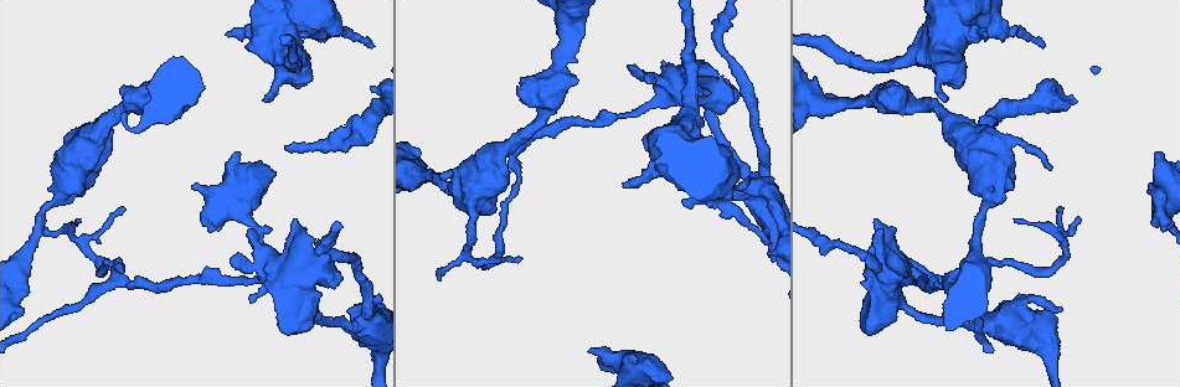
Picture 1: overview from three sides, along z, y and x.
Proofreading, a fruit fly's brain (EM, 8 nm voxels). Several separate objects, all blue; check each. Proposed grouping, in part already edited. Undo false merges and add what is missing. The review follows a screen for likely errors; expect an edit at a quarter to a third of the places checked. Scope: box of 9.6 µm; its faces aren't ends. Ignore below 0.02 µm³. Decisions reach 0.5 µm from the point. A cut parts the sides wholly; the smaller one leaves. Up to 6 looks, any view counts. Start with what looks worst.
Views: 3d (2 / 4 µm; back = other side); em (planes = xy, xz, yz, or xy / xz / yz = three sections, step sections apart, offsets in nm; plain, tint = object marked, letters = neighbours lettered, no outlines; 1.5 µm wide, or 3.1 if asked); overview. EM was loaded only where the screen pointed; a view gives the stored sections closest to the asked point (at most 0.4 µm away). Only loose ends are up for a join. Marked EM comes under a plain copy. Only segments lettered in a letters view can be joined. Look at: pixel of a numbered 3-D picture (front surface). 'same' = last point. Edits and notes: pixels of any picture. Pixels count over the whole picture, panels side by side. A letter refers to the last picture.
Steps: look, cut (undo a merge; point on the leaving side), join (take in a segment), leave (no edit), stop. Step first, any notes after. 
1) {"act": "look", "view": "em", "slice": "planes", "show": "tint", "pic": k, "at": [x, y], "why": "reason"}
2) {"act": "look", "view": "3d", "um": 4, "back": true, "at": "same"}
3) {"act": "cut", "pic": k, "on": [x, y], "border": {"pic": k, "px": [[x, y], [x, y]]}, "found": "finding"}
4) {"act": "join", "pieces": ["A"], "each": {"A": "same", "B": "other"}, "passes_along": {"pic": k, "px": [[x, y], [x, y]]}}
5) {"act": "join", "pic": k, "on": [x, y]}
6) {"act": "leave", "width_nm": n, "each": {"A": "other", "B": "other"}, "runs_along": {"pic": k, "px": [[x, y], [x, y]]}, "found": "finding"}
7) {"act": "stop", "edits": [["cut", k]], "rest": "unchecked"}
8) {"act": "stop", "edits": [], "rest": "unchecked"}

{"act": "look", "view": "em", "slice": "xz", "step": 4, "show": "letters", "pic": 1, "at": [682, 199], "why": "branch stops here"}

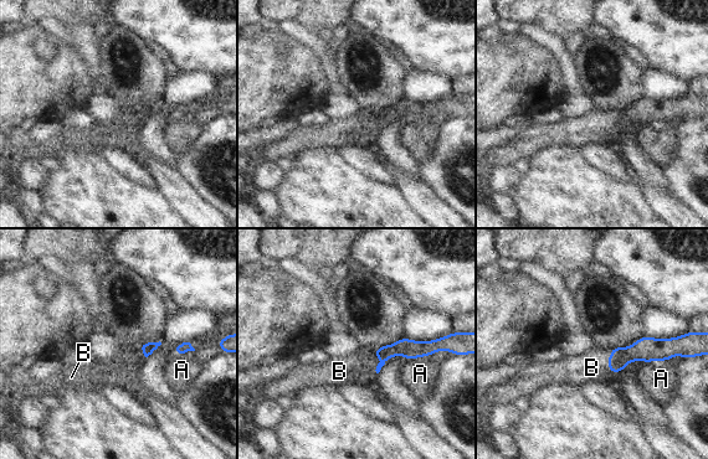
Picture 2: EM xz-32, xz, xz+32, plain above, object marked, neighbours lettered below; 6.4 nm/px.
{"act": "join", "pieces": ["B"], "each": {"A": "other", "B": "same"}, "passes_along": {"pic": 2, "px": [[644, 350], [608, 364], [591, 367]]}, "found": "the neuron continues"}

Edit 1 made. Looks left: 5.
{"act": "look", "view": "em", "slice": "xz", "step": 8, "show": "tint", "pic": 1, "at": [588, 350], "why": "free end"}

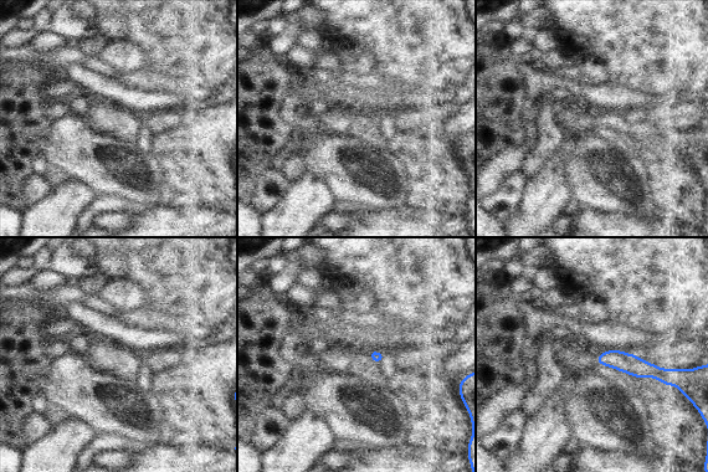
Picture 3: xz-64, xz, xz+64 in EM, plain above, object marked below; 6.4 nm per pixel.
{"act": "look", "view": "em", "slice": "planes", "show": "letters", "at": "same", "why": "another direction"}

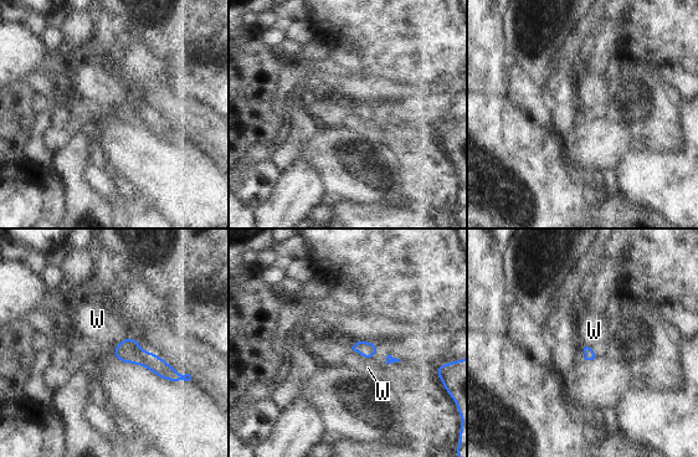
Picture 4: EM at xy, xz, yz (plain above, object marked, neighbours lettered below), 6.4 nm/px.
{"act": "leave", "each": {"W": "other"}, "found": "none of them fits"}

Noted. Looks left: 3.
{"act": "look", "view": "em", "slice": "planes", "show": "letters", "pic": 1, "at": [465, 252], "why": "an open end"}

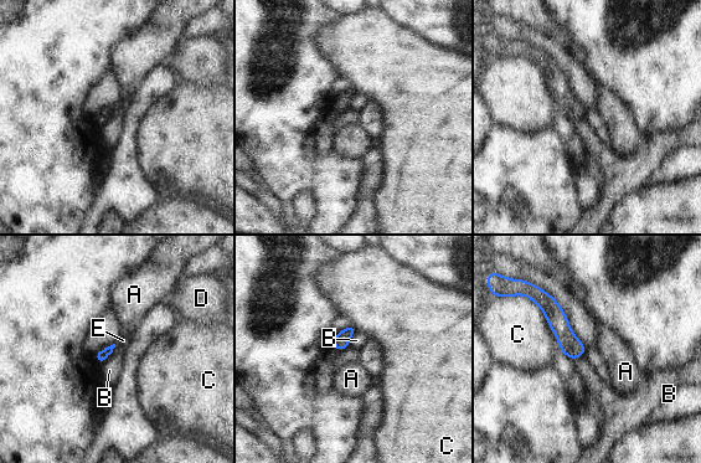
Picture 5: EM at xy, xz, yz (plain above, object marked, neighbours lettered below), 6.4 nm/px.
{"act": "leave", "each": {"A": "other", "B": "other", "C": "other", "D": "other", "E": "other"}, "runs_along": {"pic": 5, "px": [[546, 297], [563, 333], [582, 351]]}, "found": "no lettered segment goes on from it"}

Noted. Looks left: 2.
{"act": "stop", "edits": [["join", 2]], "rest": "unchecked"}

